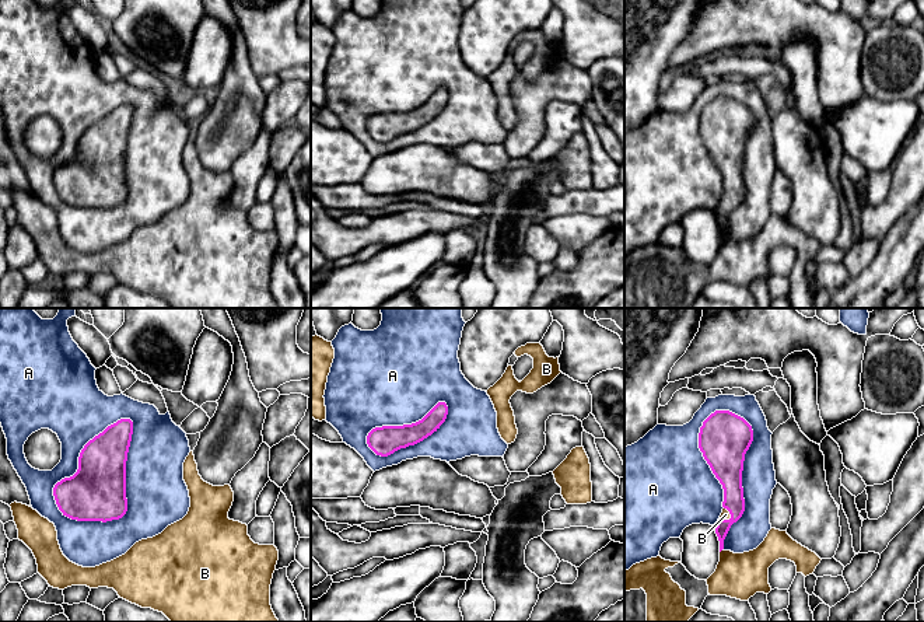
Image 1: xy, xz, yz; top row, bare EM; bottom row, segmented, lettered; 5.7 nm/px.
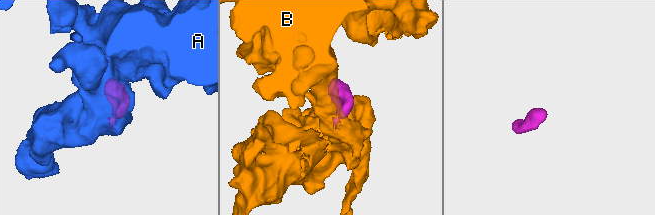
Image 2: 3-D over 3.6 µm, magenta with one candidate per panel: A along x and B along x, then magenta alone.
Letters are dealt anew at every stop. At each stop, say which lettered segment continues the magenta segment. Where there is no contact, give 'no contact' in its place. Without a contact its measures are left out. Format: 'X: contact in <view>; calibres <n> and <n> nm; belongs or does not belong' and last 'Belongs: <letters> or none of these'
A: contact in xy; calibres 340 and 280 nm; does not belong
B: contact in yz; calibres 160 and 50 nm; belongs
Belongs: B

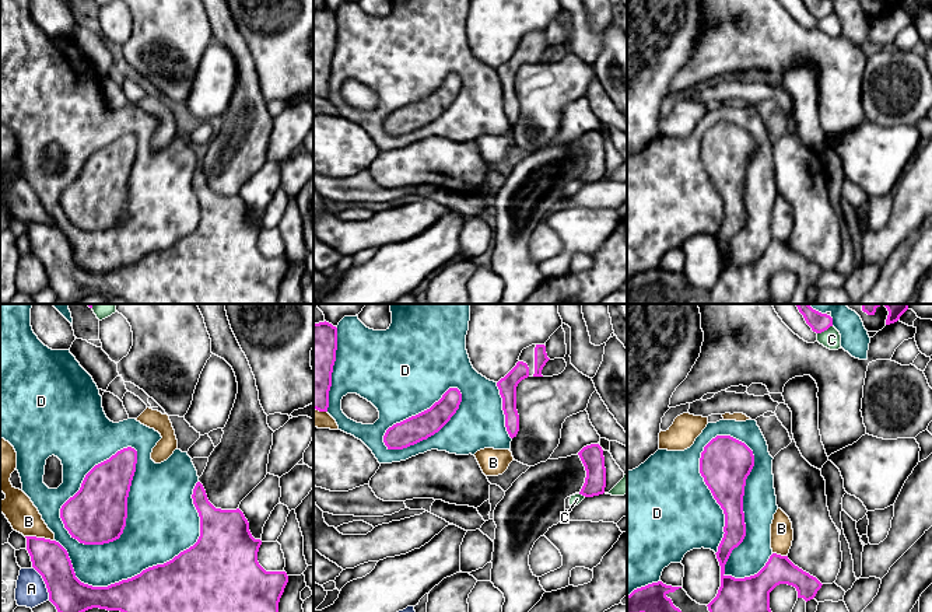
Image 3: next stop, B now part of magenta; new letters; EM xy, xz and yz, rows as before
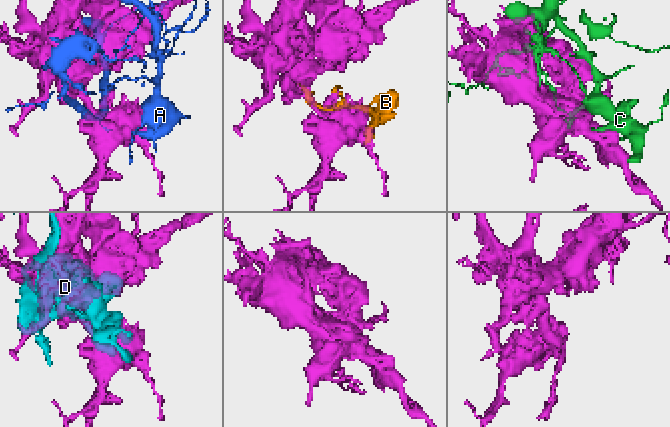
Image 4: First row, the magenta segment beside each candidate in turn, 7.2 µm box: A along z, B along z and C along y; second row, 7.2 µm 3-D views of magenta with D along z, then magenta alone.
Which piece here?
A: contact in xy; calibres 200 and 180 nm; does not belong
B: contact in xy; calibres 200 and 180 nm; does not belong
C: contact in yz; calibres 110 and 110 nm; does not belong
D: contact in yz; calibres 280 and 260 nm; does not belong
Belongs: none of these

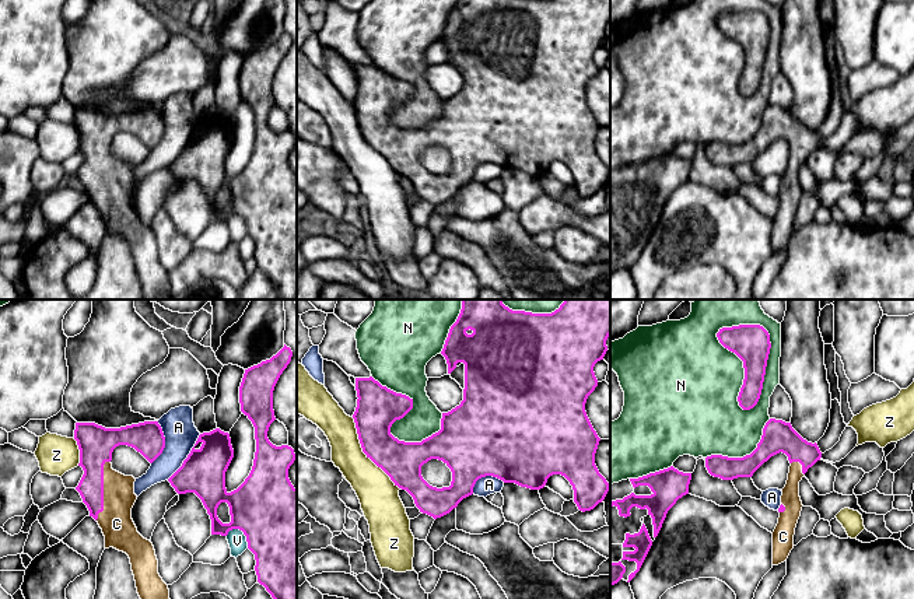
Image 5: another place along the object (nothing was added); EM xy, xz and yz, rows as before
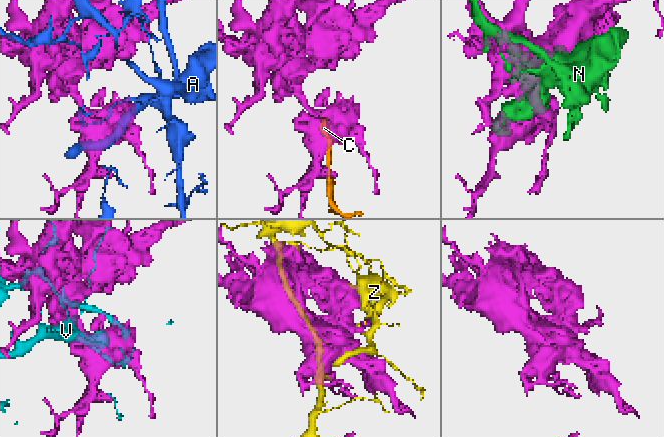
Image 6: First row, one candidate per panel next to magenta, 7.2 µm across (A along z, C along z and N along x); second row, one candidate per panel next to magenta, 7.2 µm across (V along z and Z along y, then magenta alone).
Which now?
A: contact in xy; calibres 260 and 190 nm; does not belong
C: contact in xy; calibres 190 and 190 nm; belongs
N: contact in yz; calibres 220 and 260 nm; does not belong
V: contact in xy; calibres 480 and 110 nm; does not belong
Z: contact in xz; calibres 240 and 220 nm; does not belong
Belongs: C

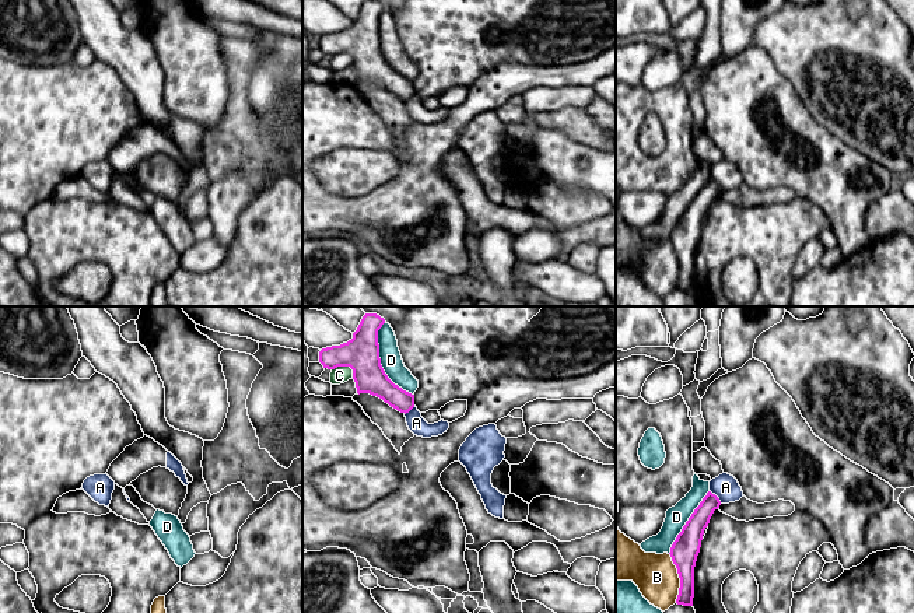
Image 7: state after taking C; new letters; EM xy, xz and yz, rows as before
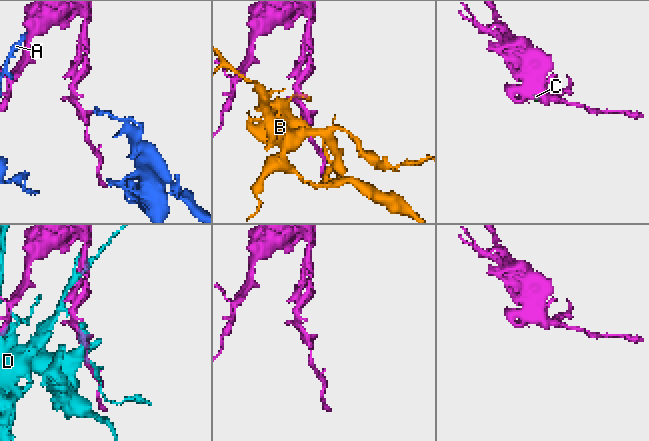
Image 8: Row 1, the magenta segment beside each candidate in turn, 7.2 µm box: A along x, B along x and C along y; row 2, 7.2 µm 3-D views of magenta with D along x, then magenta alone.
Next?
A: contact in yz; calibres 120 and 150 nm; does not belong
B: contact in yz; calibres 160 and 240 nm; does not belong
C: contact in xz; calibres 200 and 100 nm; does not belong
D: contact in xz; calibres 200 and 130 nm; does not belong
Belongs: none of these

